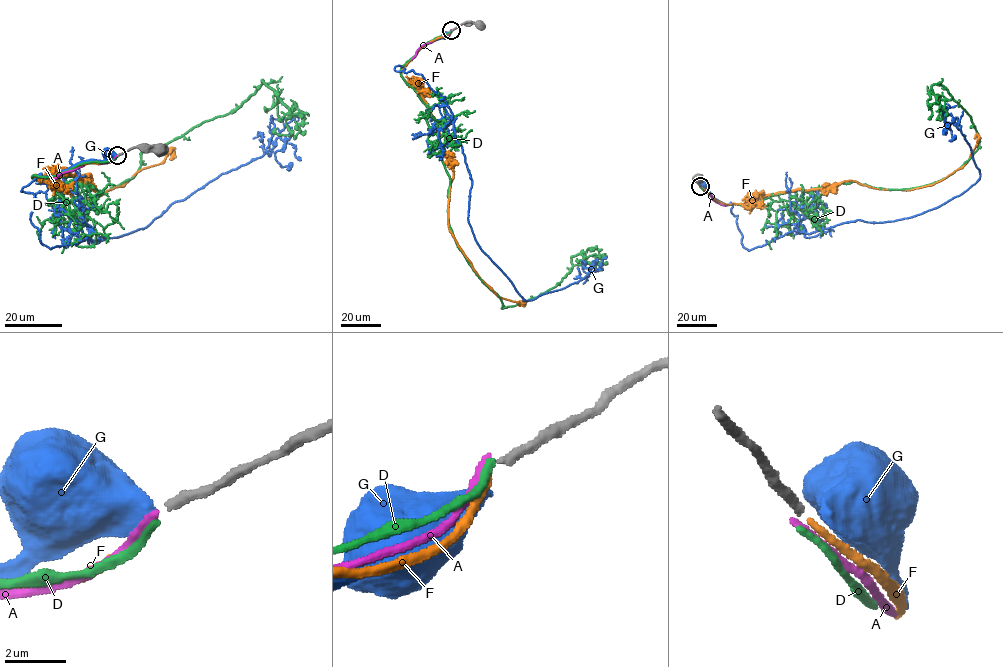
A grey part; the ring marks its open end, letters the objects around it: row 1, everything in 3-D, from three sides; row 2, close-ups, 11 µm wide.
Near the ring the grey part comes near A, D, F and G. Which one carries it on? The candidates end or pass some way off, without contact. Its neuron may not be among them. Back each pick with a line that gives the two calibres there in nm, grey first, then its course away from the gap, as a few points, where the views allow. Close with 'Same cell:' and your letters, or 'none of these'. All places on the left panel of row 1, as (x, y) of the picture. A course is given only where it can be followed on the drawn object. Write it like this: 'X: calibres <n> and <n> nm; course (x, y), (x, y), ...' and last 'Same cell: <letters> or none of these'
F: calibres 280 and 240 nm; course (117, 155), (32, 177), (90, 176), (70, 195), (92, 200), (172, 150), (170, 159)
Same cell: F

